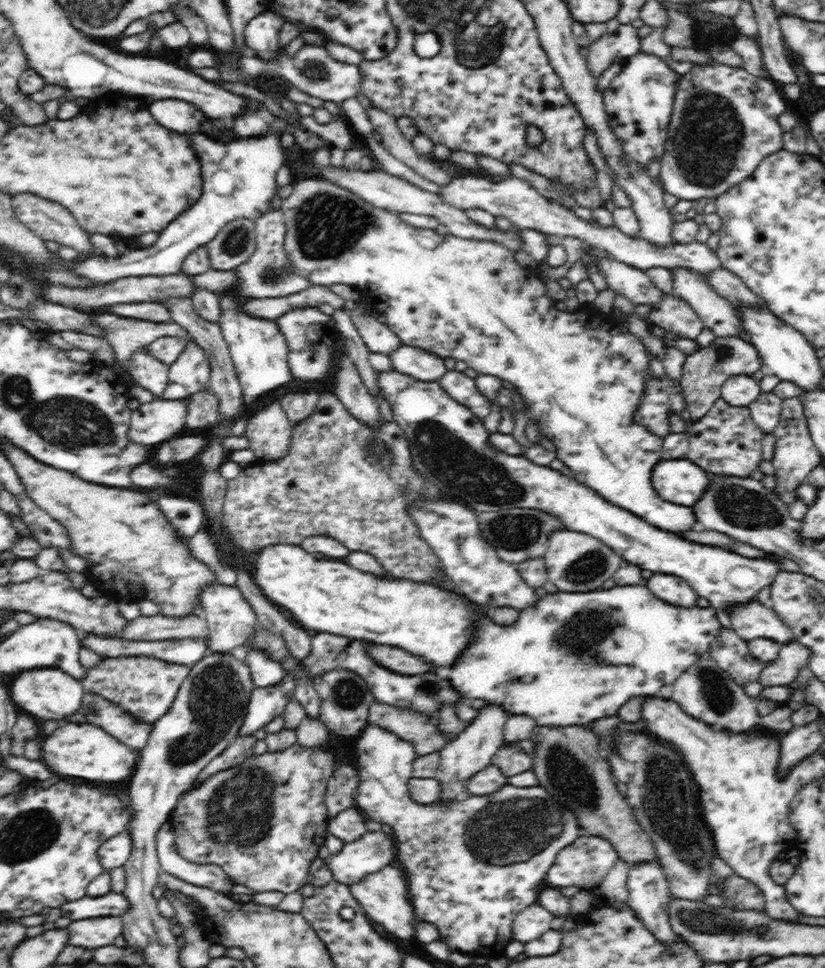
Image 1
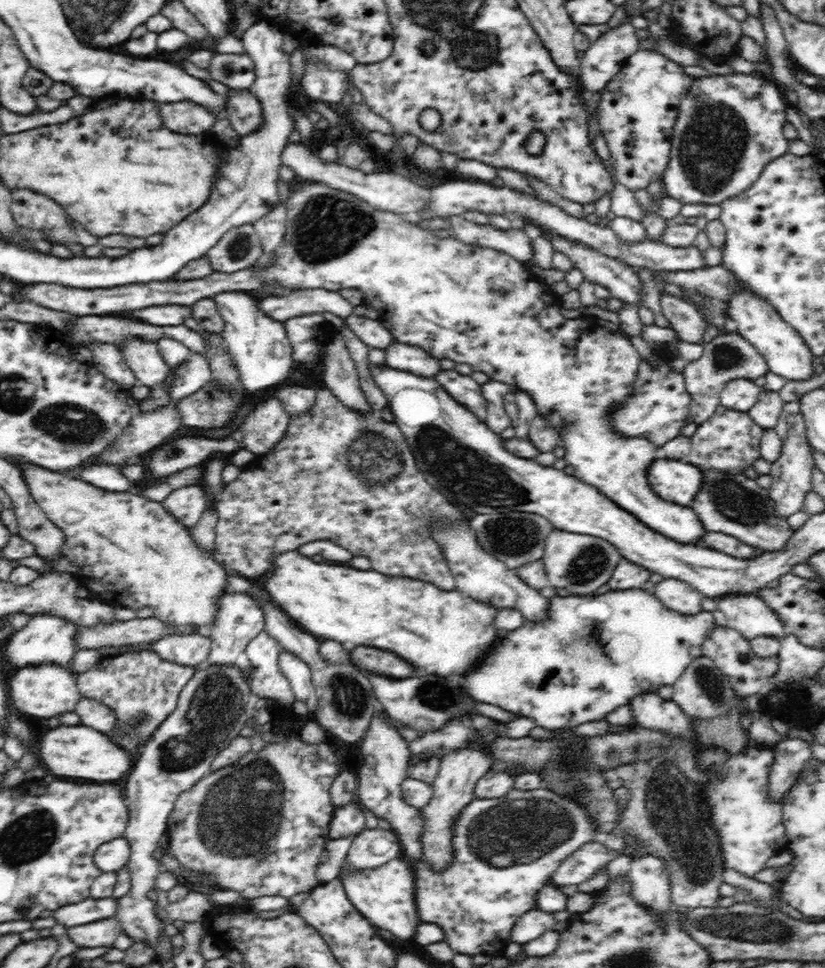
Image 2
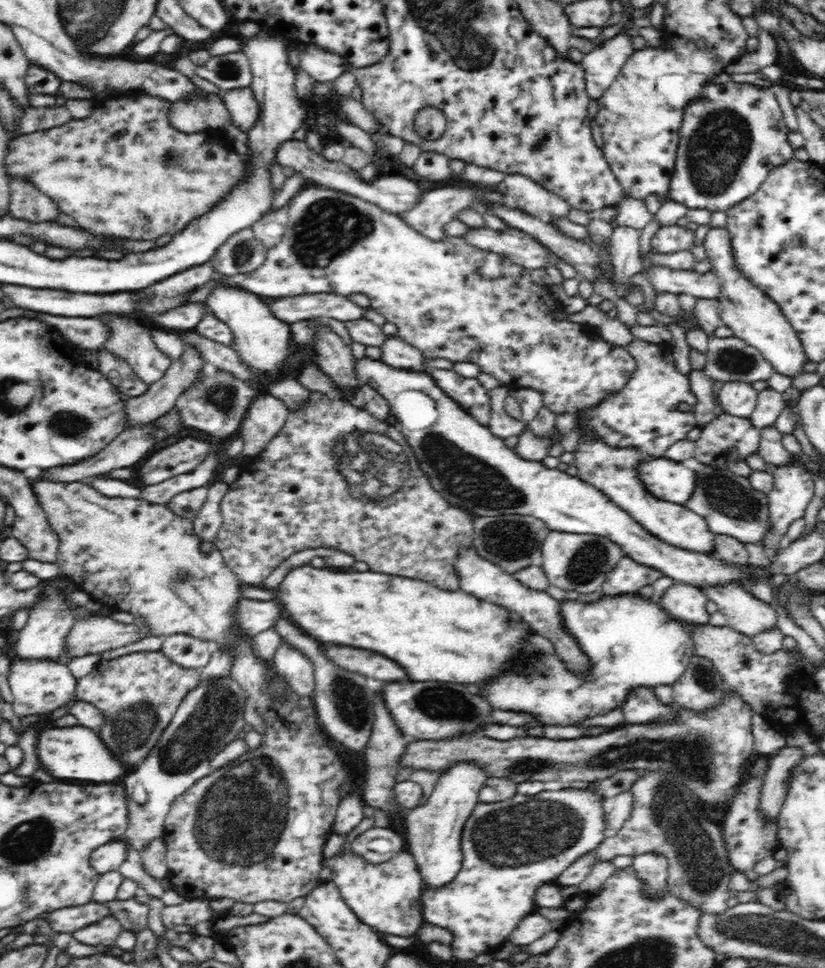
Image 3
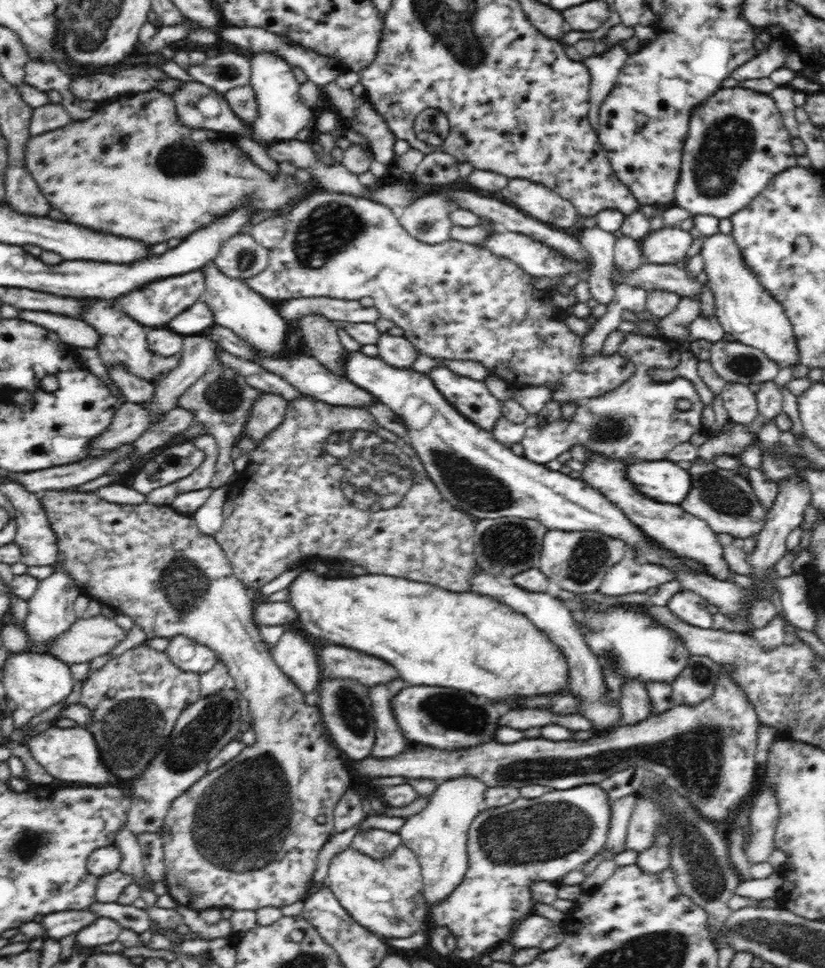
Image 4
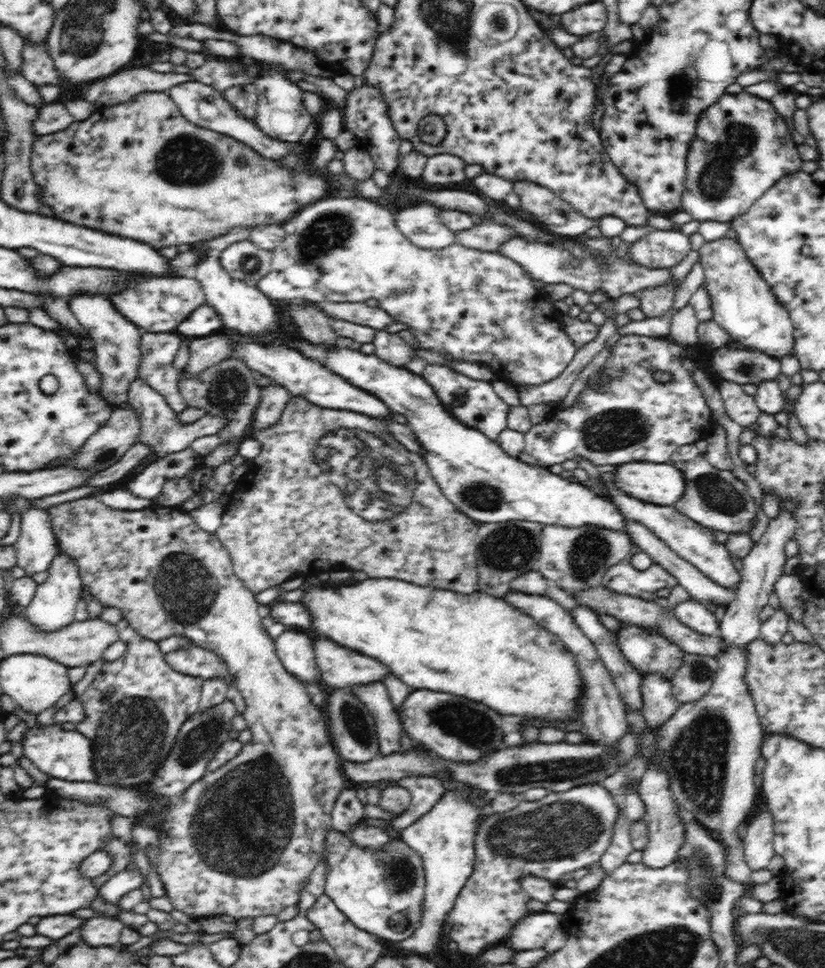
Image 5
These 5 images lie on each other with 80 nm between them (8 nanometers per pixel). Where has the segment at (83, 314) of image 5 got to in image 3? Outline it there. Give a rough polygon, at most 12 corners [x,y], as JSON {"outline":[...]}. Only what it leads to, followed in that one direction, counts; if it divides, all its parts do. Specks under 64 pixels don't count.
{"outline":[[102,313],[98,350],[124,359],[147,385],[173,363],[135,319]]}

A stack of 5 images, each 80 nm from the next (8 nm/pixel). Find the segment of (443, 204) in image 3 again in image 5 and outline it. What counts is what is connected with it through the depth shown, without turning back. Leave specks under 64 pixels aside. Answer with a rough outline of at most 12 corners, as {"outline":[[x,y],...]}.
{"outline":[[420,202],[394,213],[396,226],[418,248],[456,242],[440,211]]}

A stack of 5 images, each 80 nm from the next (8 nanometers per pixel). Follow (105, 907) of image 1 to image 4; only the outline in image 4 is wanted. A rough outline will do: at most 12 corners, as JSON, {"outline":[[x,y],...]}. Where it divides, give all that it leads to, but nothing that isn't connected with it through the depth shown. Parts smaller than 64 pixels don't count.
{"outline":[[66,910],[44,915],[48,939],[61,939],[92,924],[97,914]]}

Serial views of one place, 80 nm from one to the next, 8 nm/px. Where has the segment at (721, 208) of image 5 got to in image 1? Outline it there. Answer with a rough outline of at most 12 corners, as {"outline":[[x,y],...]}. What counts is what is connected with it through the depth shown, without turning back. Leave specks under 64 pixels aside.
{"outline":[[690,66],[658,180],[714,199],[783,150],[771,78]]}

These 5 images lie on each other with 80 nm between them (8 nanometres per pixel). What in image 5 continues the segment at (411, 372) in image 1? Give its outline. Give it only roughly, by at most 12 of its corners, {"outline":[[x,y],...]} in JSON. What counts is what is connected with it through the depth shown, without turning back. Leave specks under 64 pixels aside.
{"outline":[[377,330],[374,354],[402,367],[416,349],[398,333]]}

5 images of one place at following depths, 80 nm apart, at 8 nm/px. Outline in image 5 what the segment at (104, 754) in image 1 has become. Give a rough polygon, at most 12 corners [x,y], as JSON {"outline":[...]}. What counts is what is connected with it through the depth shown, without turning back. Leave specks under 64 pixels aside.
{"outline":[[58,724],[24,731],[23,755],[50,778],[95,781],[90,740]]}

